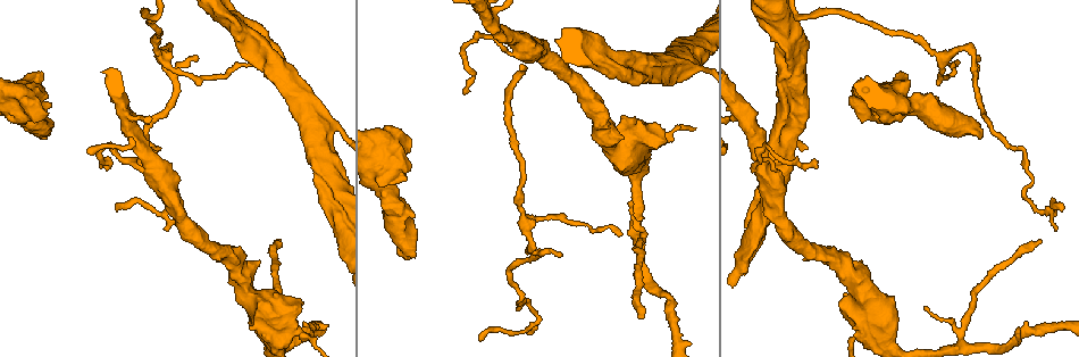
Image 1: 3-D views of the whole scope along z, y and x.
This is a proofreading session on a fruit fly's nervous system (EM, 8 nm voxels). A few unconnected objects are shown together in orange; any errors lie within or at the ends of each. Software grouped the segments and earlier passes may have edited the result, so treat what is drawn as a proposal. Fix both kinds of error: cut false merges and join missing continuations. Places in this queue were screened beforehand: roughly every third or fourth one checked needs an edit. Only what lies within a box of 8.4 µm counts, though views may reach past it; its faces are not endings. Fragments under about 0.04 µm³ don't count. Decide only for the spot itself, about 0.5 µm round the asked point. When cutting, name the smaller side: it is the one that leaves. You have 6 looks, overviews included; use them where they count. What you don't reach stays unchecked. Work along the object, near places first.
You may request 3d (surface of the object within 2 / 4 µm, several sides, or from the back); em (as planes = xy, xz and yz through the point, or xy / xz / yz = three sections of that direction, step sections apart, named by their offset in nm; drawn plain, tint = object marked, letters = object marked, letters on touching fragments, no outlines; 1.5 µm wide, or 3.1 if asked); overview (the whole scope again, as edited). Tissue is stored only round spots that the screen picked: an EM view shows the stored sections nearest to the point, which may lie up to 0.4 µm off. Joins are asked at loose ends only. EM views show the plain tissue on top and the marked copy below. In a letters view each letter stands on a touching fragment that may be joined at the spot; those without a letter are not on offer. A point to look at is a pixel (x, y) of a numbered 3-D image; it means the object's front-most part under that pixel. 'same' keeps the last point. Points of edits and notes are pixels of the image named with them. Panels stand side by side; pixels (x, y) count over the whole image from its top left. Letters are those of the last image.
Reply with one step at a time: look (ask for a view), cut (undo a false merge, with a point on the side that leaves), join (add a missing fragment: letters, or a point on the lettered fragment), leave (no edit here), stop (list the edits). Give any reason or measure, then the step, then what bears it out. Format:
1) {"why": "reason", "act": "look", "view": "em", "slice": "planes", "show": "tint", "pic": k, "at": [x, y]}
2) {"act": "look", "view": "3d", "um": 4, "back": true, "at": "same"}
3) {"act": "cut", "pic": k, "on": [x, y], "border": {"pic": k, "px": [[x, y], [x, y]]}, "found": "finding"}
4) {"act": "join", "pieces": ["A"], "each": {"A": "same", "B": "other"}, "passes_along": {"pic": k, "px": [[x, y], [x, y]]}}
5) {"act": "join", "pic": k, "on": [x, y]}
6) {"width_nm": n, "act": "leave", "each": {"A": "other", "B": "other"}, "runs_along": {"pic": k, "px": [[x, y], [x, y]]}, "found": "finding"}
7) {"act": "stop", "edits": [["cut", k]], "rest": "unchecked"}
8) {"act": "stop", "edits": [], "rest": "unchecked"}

{"why": "an open end", "act": "look", "view": "3d", "um": 4, "back": true, "pic": 1, "at": [627, 202]}

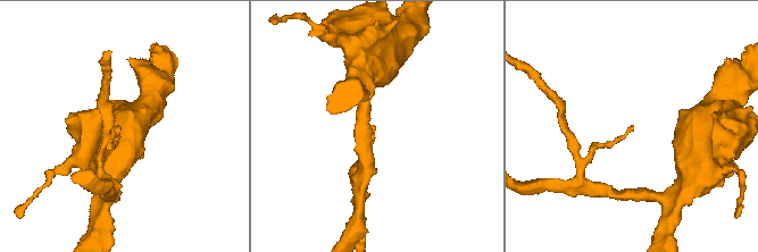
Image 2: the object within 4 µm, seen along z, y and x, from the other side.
{"act": "look", "view": "em", "slice": "xy", "step": 8, "show": "tint", "pic": 2, "at": [375, 128]}

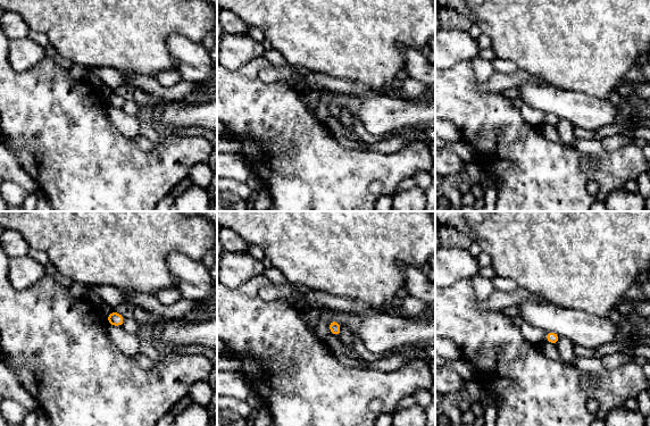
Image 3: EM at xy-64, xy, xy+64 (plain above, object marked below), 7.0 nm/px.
{"act": "look", "view": "em", "slice": "planes", "show": "letters", "at": "same"}

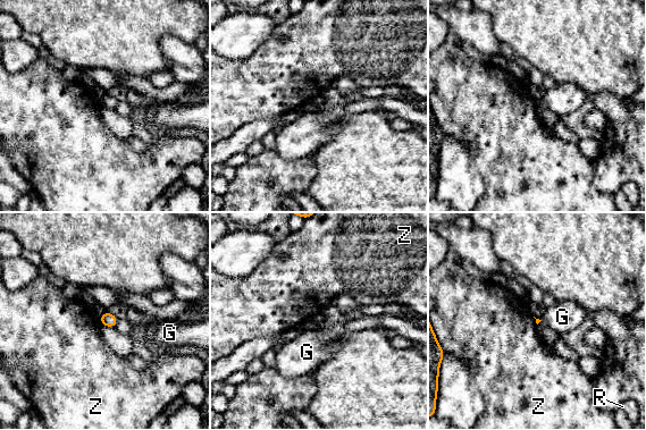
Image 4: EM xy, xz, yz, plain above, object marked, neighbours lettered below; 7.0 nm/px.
{"act": "leave", "each": {"G": "other", "R": "other", "Z": "other"}, "border": {"pic": 4, "px": [[99, 320], [101, 323]]}, "found": "no lettered fragment goes on from it"}

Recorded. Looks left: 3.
{"why": "thin end", "act": "look", "view": "em", "slice": "xz", "step": 8, "show": "letters", "pic": 1, "at": [482, 339]}

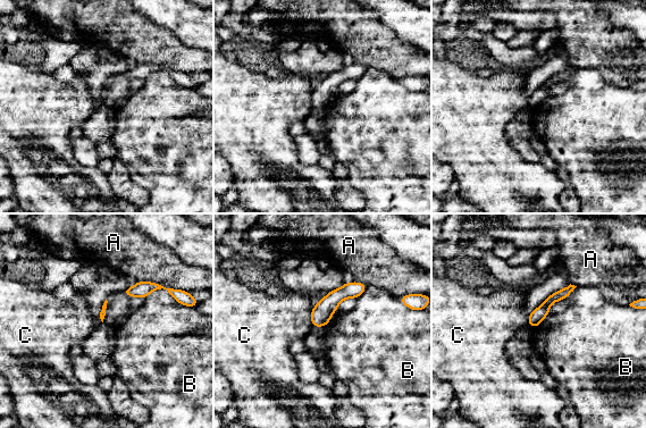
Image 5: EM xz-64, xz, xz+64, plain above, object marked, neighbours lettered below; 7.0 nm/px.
{"act": "look", "view": "em", "slice": "planes", "show": "letters", "at": "same"}

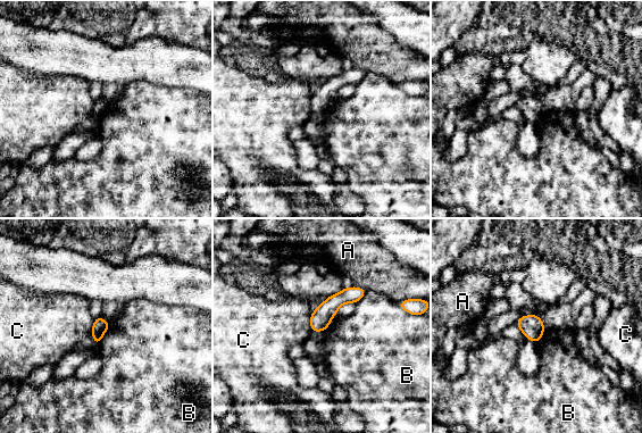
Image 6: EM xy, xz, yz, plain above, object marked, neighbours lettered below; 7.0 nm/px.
{"act": "leave", "each": {"A": "other", "B": "other", "C": "other"}, "border": {"pic": 6, "px": [[110, 323], [98, 346]]}, "found": "no lettered fragment goes on from it"}

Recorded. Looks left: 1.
{"why": "thin end", "act": "look", "view": "em", "slice": "planes", "show": "letters", "pic": 1, "at": [621, 234]}

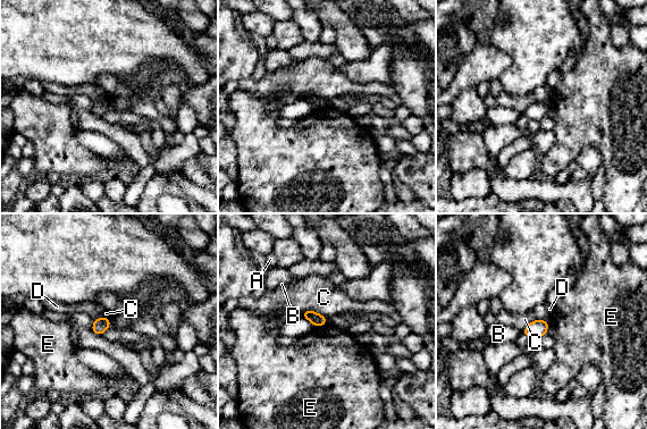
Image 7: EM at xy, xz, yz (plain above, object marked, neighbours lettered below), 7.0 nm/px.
{"act": "leave", "each": {"A": "other", "B": "other", "C": "other", "D": "other", "E": "other"}, "border": {"pic": 7, "px": [[328, 322], [314, 327]]}, "found": "none of them fits"}

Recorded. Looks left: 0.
{"act": "stop", "edits": [], "rest": "unchecked"}

